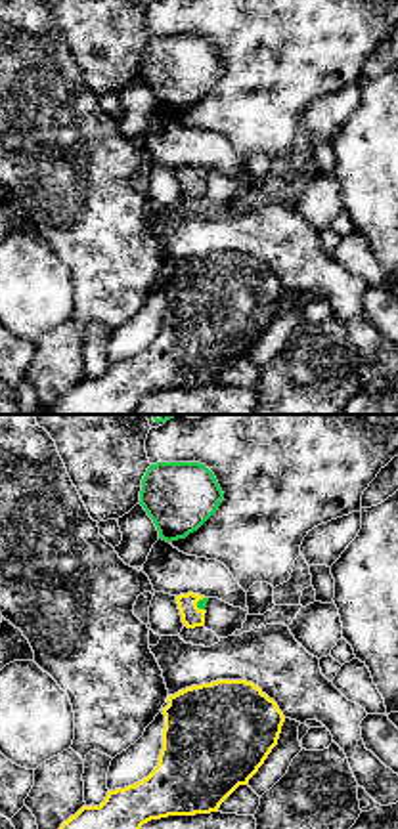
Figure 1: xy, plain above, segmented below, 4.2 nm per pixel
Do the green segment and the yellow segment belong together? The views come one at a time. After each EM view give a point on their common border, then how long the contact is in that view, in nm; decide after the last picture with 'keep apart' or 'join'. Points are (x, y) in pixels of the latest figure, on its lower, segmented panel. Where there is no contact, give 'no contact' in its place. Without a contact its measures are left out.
(198, 604) | 70 nm

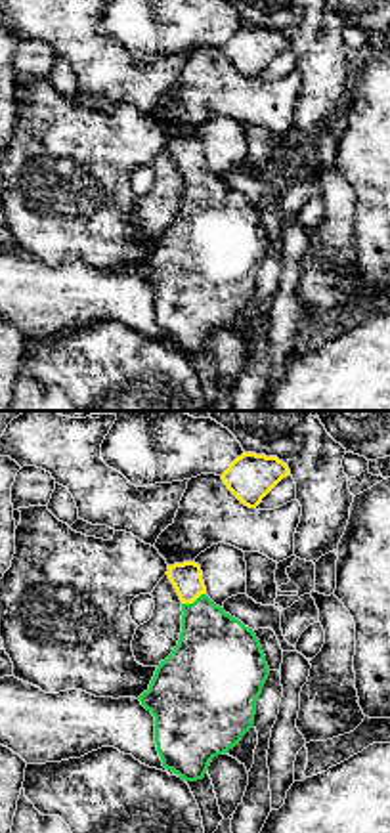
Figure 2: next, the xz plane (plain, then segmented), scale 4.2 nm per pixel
(195, 600) | 120 nm

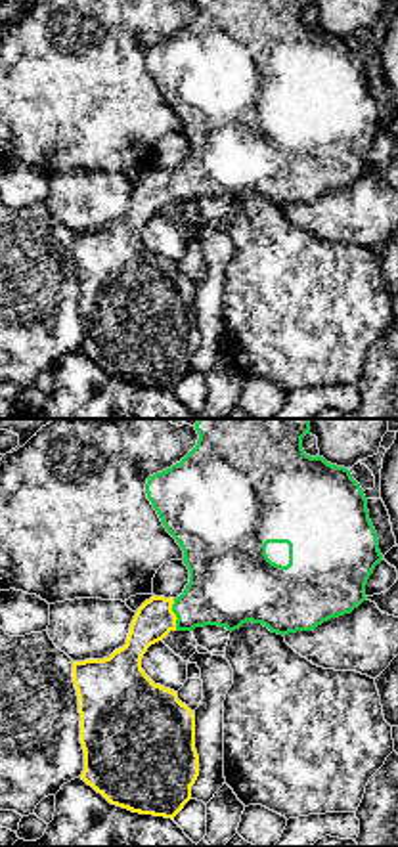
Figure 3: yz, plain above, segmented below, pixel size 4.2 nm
(176, 614) | 140 nm

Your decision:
join

